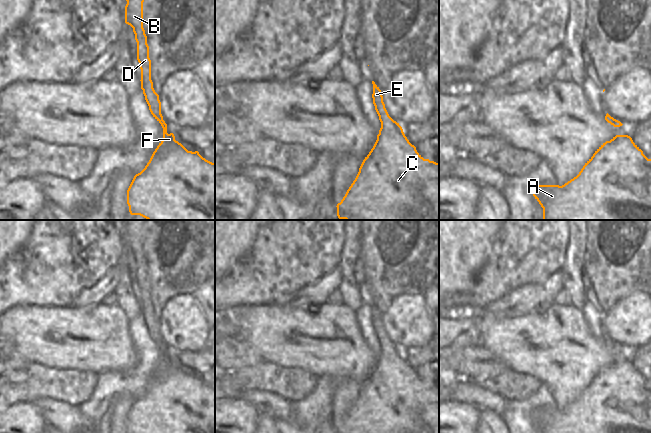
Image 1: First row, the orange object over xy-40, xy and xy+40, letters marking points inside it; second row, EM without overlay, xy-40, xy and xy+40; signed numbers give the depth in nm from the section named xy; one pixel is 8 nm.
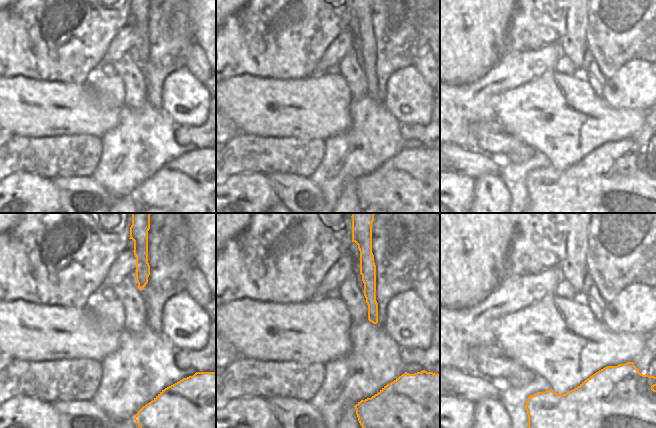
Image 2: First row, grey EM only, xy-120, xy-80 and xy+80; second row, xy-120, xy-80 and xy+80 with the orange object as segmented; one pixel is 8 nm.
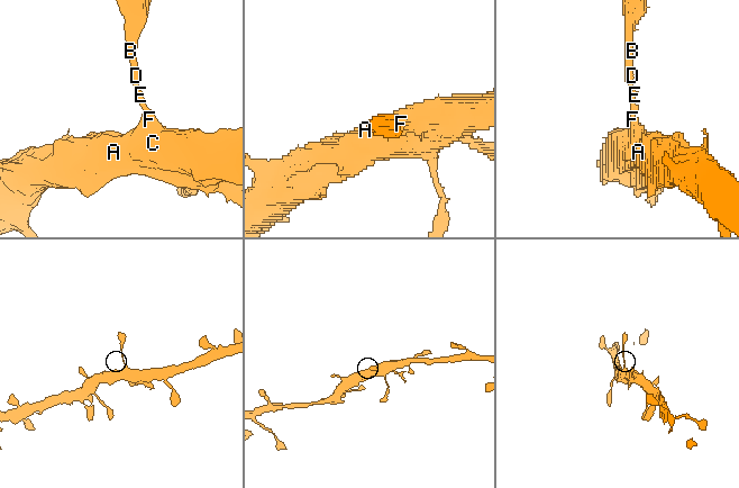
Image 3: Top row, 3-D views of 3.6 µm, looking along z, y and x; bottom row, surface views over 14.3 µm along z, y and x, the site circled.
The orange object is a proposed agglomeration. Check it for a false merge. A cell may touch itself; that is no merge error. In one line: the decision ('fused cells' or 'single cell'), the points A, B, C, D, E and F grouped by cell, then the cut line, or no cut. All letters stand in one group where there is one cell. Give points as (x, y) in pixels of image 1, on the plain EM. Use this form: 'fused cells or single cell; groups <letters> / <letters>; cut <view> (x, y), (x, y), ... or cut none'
single cell; groups A B C D E F; cut none

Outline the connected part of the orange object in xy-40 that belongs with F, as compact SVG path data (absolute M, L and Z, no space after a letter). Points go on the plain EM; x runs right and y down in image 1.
M125 220L125 223L127 225L125 230L125 247L133 252L137 266L137 284L141 293L141 313L143 314L151 338L163 352L163 364L153 376L145 392L134 400L127 414L127 428L129 433L215 433L215 387L203 382L198 375L188 375L181 367L175 364L173 357L167 357L167 348L161 338L159 319L155 316L151 304L149 270L143 252L143 226L145 220Z

